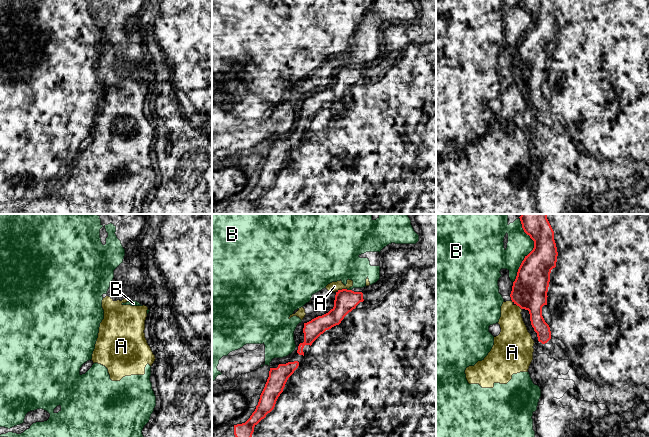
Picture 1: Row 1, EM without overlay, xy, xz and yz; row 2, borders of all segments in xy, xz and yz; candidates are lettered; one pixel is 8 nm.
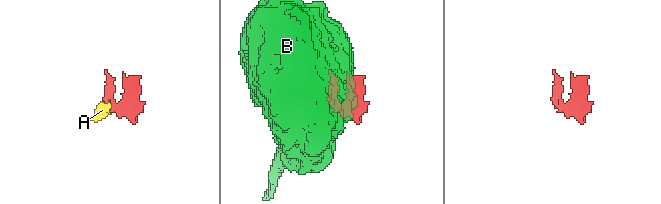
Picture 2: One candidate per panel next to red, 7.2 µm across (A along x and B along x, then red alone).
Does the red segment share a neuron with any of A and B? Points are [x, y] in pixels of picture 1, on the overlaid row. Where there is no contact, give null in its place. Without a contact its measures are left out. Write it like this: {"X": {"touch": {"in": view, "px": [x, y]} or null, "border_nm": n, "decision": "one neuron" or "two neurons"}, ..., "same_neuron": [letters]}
{"A": {"touch": {"in": "xz", "px": [342, 289]}, "border_nm": 70, "decision": "two neurons"}, "B": {"touch": {"in": "yz", "px": [531, 251]}, "border_nm": 500, "decision": "two neurons"}, "same_neuron": []}

